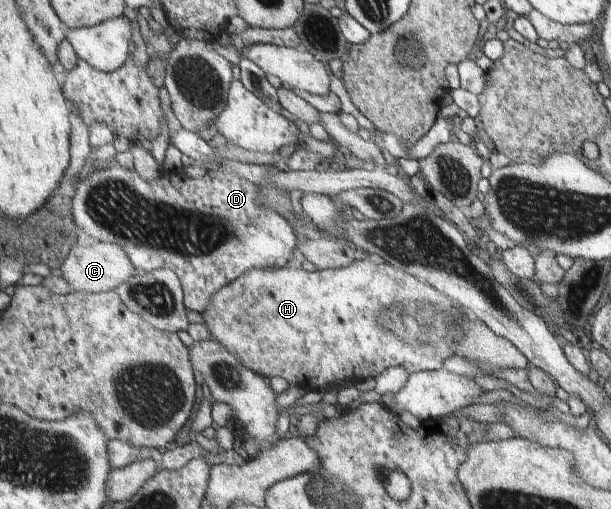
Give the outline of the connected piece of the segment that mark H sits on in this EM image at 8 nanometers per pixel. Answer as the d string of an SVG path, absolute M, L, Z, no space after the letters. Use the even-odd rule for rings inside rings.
M366 256L363 259L355 260L353 265L343 267L343 269L317 269L315 271L305 271L297 264L291 264L281 269L251 269L245 275L241 275L239 279L226 285L213 295L209 307L202 312L204 325L208 328L212 338L223 347L227 347L233 355L237 355L249 369L257 371L259 375L269 379L271 377L283 377L287 382L297 383L299 387L307 389L323 389L335 388L341 389L345 386L352 385L356 382L369 379L369 377L379 377L381 373L385 373L387 369L392 367L404 367L411 373L418 371L431 371L443 369L443 363L447 363L451 357L456 355L456 348L459 341L465 339L465 329L463 329L463 321L468 318L468 311L461 303L455 302L449 295L444 295L427 282L409 275L409 272L396 268L389 262L375 264L372 263Z

